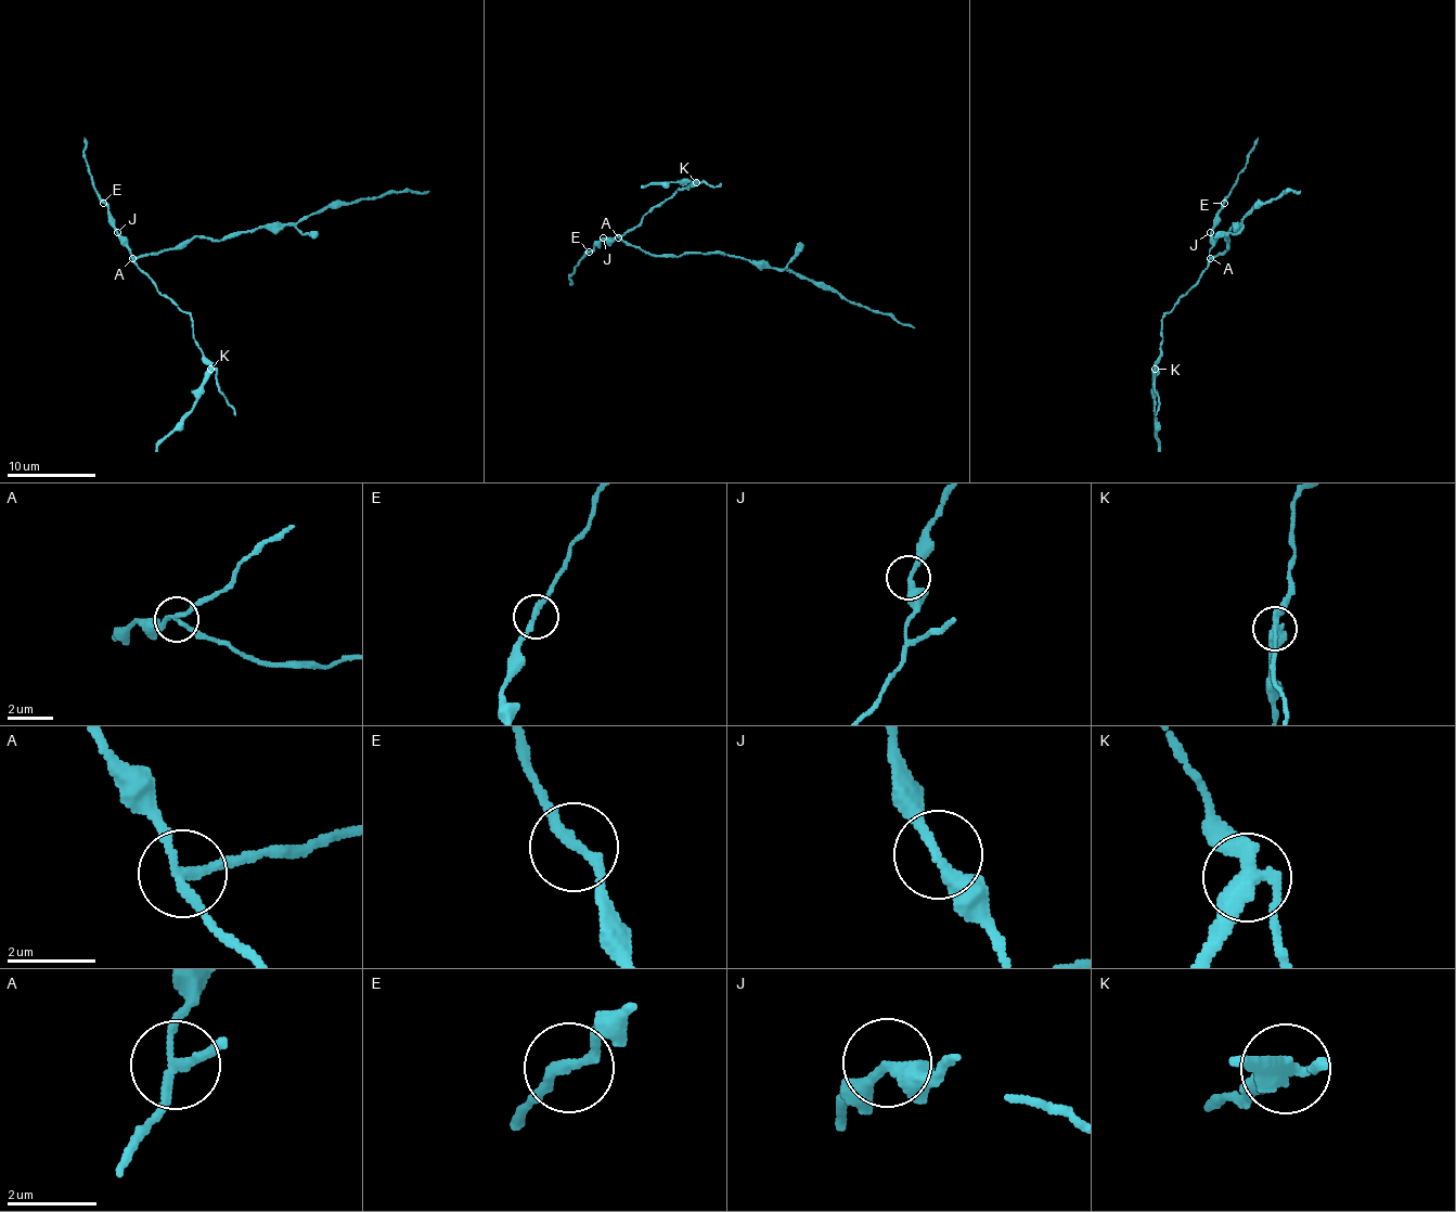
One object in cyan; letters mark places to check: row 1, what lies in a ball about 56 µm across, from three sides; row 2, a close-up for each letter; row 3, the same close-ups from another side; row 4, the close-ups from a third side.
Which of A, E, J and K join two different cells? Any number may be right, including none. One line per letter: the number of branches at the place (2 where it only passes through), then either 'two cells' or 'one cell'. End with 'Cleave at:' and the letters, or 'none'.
A: branches 3; two cells
E: branches 2; one cell
J: branches 2; one cell
K: branches 3; two cells
Cleave at: A, K

